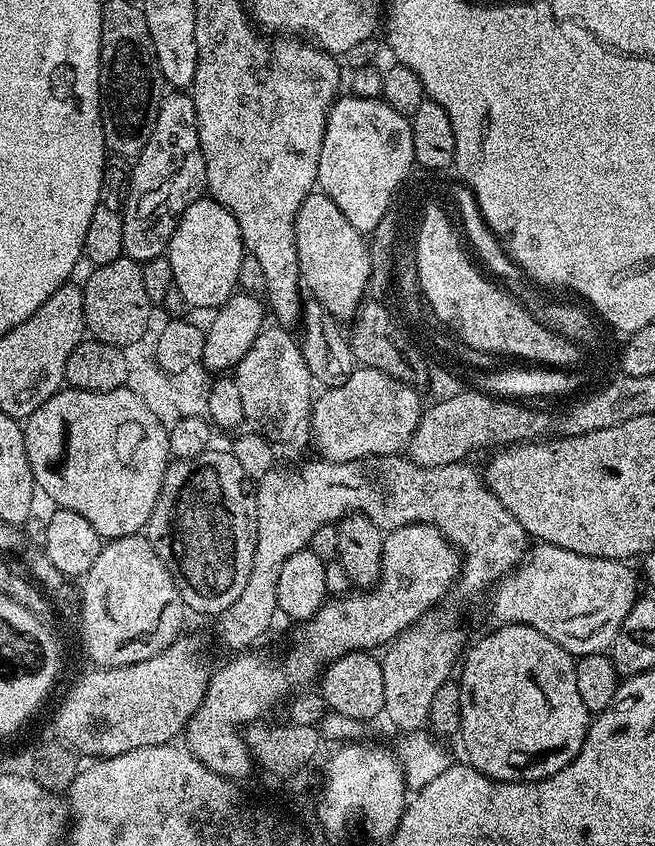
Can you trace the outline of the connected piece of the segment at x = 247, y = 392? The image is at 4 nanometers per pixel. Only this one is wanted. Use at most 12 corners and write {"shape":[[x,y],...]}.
{"shape":[[266,326],[236,364],[244,419],[282,439],[313,379],[289,329]]}

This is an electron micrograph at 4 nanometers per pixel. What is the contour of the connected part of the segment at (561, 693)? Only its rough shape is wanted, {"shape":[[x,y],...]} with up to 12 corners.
{"shape":[[525,624],[467,649],[458,736],[491,780],[545,780],[590,714]]}

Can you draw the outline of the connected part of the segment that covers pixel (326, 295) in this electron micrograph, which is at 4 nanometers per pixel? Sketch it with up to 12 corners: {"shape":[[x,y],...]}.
{"shape":[[325,192],[298,210],[303,287],[355,317],[371,260],[365,233]]}

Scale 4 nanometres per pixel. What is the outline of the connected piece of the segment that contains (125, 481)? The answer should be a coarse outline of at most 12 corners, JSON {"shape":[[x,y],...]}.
{"shape":[[128,387],[23,421],[37,489],[105,541],[147,529],[168,429]]}

